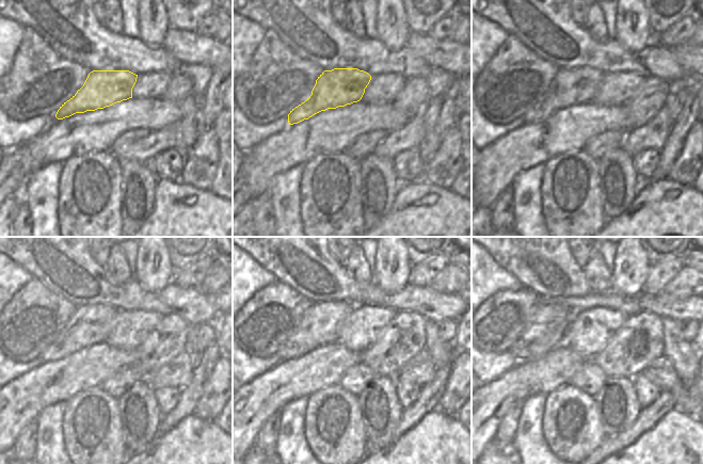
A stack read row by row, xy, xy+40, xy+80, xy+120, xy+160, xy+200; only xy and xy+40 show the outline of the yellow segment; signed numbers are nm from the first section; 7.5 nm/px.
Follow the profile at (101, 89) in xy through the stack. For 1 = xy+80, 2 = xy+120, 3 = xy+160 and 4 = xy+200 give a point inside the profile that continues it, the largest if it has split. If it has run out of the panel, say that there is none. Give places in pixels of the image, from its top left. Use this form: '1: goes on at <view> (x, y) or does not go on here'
1: goes on at xy+80 (570, 86)
2: goes on at xy+120 (90, 324)
3: goes on at xy+160 (320, 324)
4: goes on at xy+200 (546, 330)

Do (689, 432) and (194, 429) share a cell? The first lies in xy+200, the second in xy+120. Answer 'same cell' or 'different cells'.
same cell

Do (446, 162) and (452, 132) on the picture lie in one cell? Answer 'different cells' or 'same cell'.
same cell

